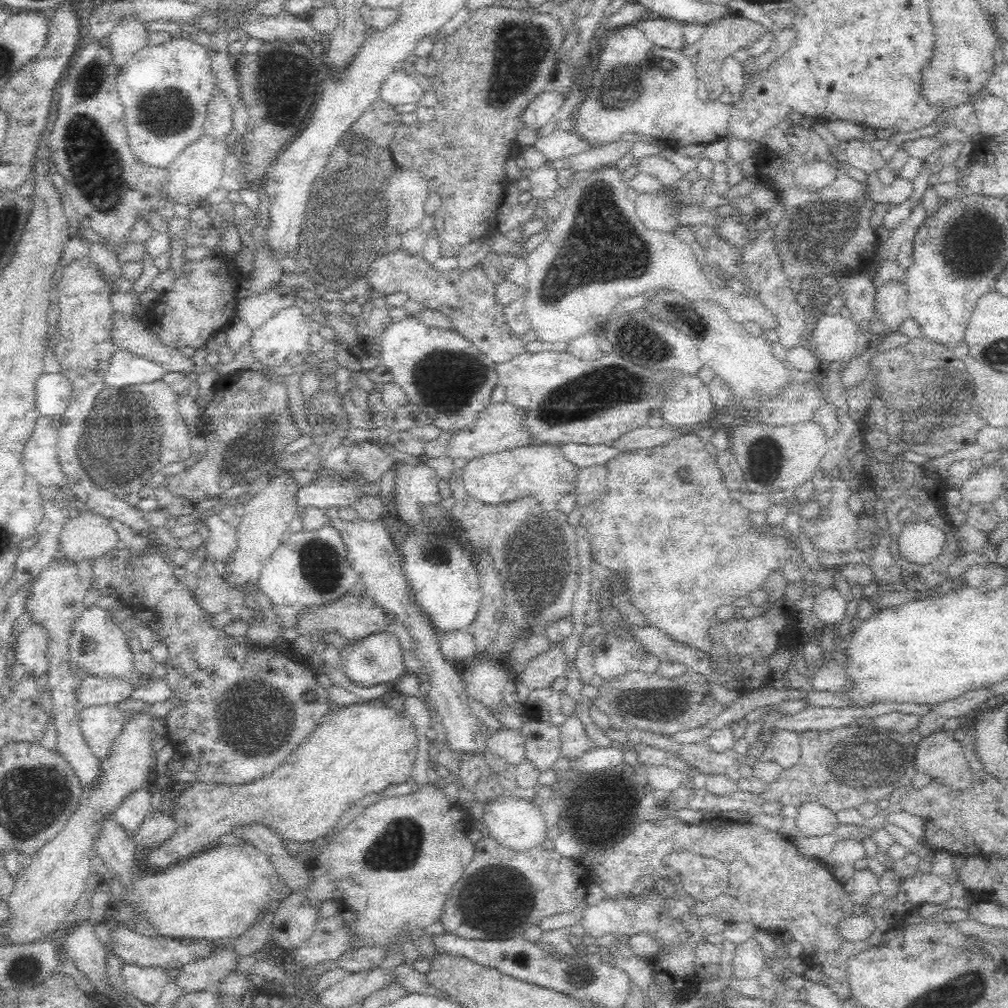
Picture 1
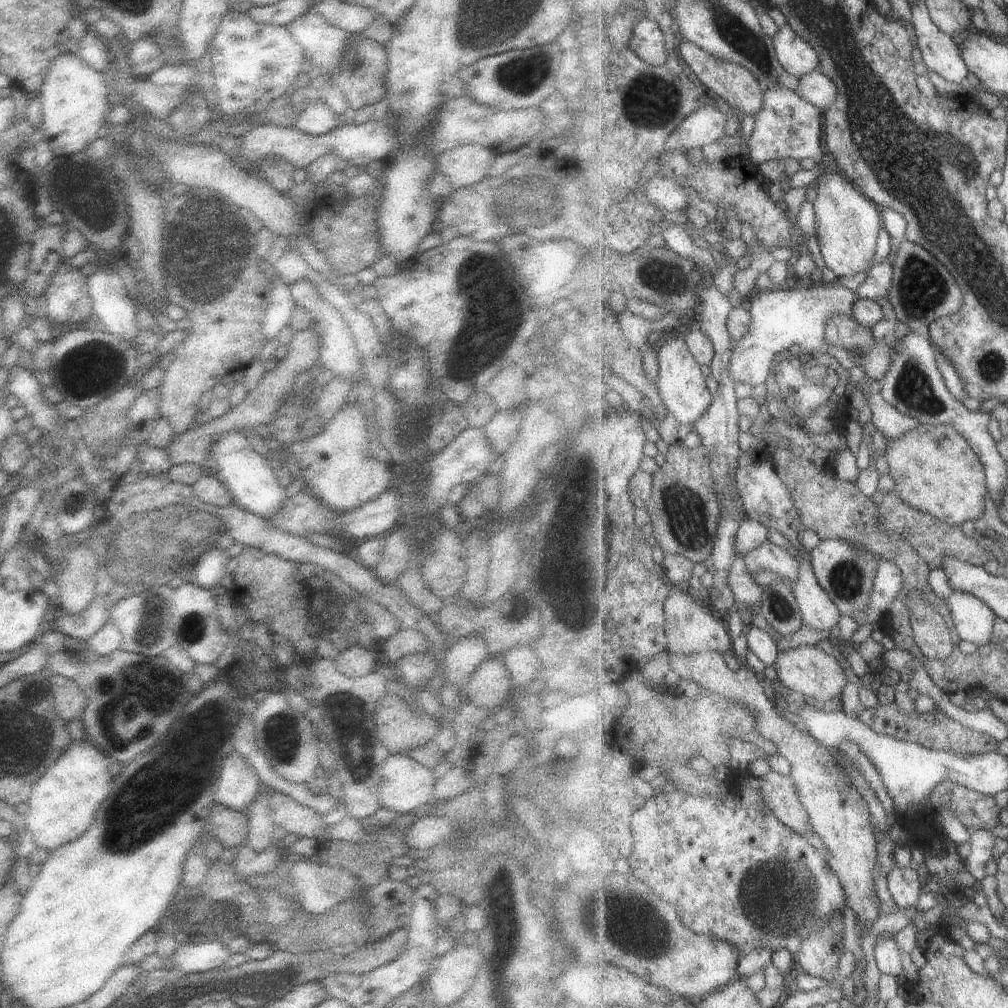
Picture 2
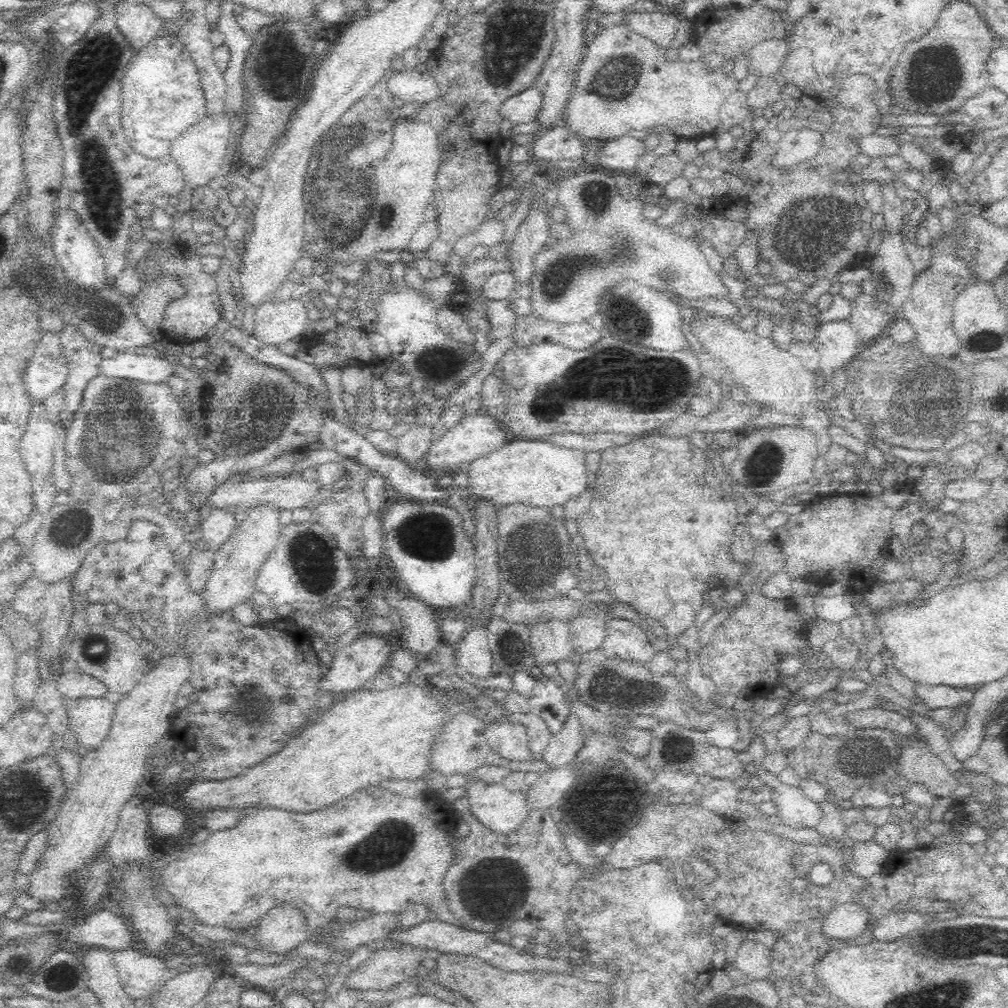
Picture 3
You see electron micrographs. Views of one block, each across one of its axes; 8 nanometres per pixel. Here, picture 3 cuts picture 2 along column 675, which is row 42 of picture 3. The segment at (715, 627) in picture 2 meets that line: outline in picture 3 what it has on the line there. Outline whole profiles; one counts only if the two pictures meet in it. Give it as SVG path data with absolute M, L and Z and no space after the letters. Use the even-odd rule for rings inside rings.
M611 24L607 29L596 30L589 37L584 49L561 123L586 143L595 139L612 141L635 129L650 132L656 126L680 134L680 138L704 138L710 132L714 132L720 124L720 106L724 104L728 94L736 90L736 77L732 72L726 76L721 66L714 66L714 78L708 84L710 72L702 60L698 62L696 76L692 76L692 66L686 66L684 61L679 61L678 58L667 61L666 51L648 38L632 31L627 24Z

